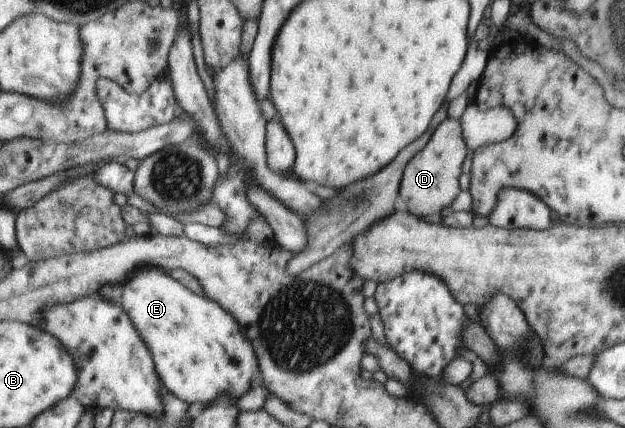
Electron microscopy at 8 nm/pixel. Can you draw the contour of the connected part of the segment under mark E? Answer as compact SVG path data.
M141 267L121 284L123 291L120 306L129 316L133 327L136 327L145 347L149 348L160 381L173 395L188 404L203 405L222 393L230 393L239 399L259 379L258 361L250 341L244 336L237 320L228 311L219 307L218 303L206 295L195 295L159 267Z

